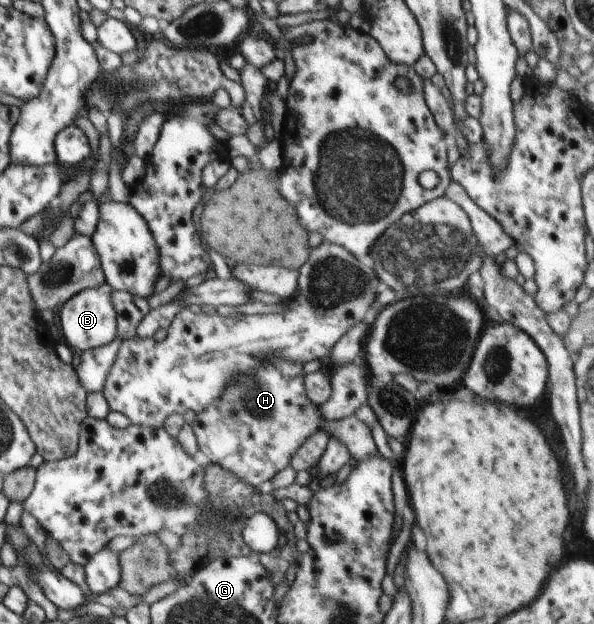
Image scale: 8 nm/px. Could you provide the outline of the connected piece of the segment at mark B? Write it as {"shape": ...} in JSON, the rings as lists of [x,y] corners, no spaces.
{"shape":[[[104,283],[98,288],[83,290],[69,298],[60,310],[60,336],[73,352],[84,352],[110,344],[117,335],[117,312],[111,301],[113,288]]]}

